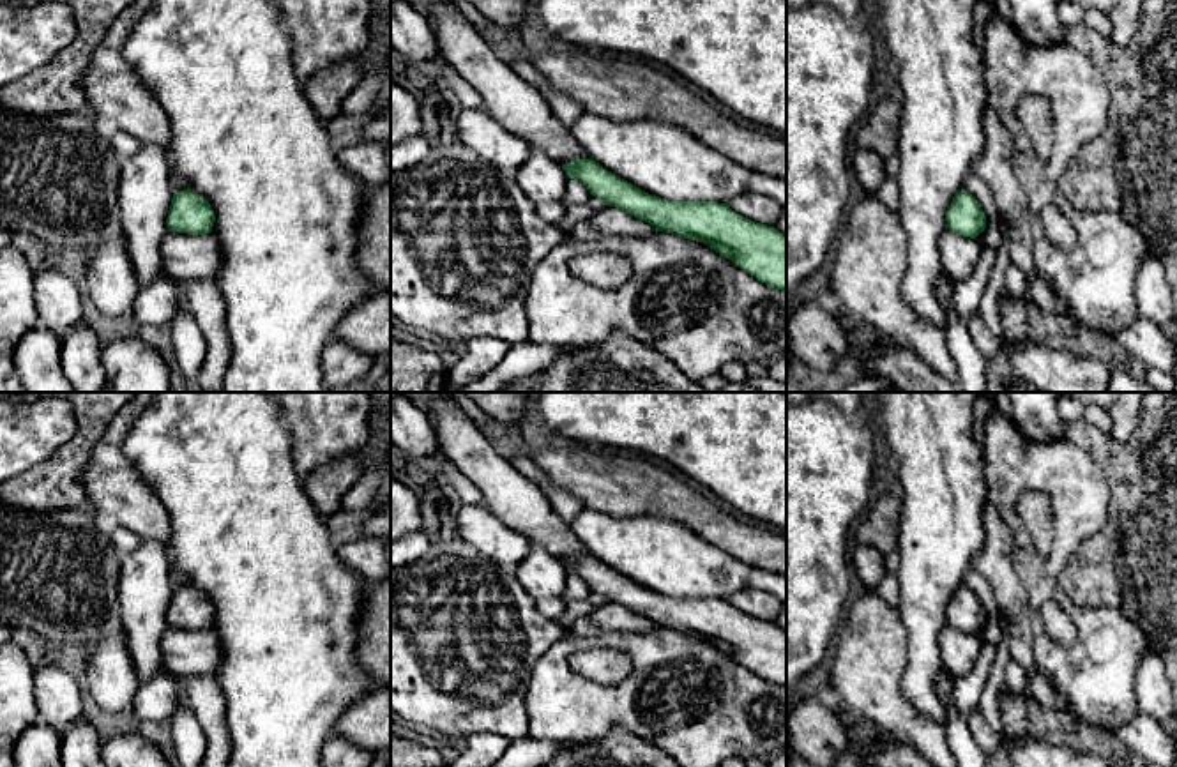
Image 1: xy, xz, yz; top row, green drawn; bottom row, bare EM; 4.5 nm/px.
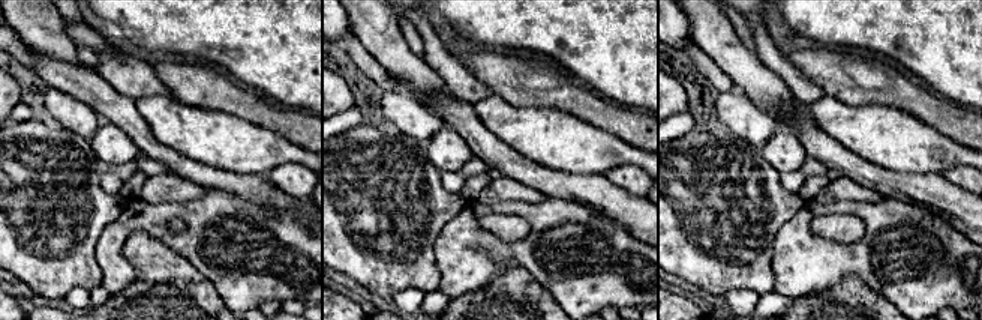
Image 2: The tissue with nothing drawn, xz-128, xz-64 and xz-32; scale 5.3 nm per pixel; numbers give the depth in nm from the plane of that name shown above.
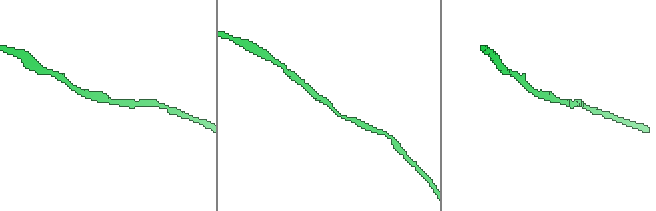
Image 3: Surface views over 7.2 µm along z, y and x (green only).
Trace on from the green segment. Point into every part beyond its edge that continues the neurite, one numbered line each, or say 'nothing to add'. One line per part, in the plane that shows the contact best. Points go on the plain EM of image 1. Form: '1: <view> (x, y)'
nothing to add

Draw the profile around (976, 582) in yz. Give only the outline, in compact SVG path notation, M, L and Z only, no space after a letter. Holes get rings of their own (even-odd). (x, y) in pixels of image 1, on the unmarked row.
M970 569L965 574L963 585L968 587L981 601L986 611L984 640L997 649L1002 640L1002 629L999 626L999 608L995 603L991 583L986 576L977 573L976 569Z

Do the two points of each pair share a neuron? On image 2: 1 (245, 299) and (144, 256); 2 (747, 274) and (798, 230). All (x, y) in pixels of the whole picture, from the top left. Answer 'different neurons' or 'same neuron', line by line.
1: different neurons
2: different neurons

